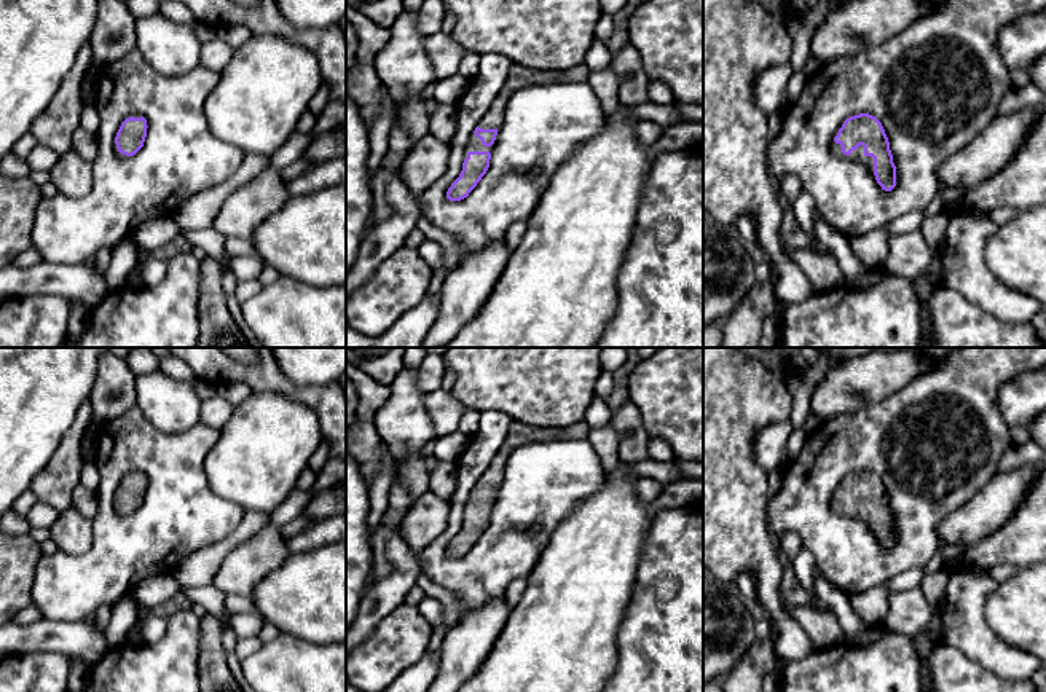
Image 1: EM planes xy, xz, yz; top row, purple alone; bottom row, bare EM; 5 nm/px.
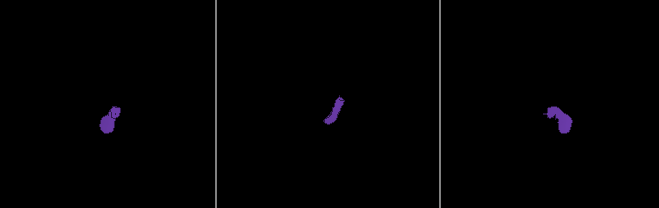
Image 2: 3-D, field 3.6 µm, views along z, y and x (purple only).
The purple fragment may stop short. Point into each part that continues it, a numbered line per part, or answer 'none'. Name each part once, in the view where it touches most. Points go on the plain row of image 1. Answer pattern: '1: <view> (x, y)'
1: yz (857, 512)

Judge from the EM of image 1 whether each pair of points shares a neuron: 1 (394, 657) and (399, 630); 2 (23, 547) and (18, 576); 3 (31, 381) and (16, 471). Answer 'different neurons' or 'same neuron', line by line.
1: same neuron
2: same neuron
3: same neuron

